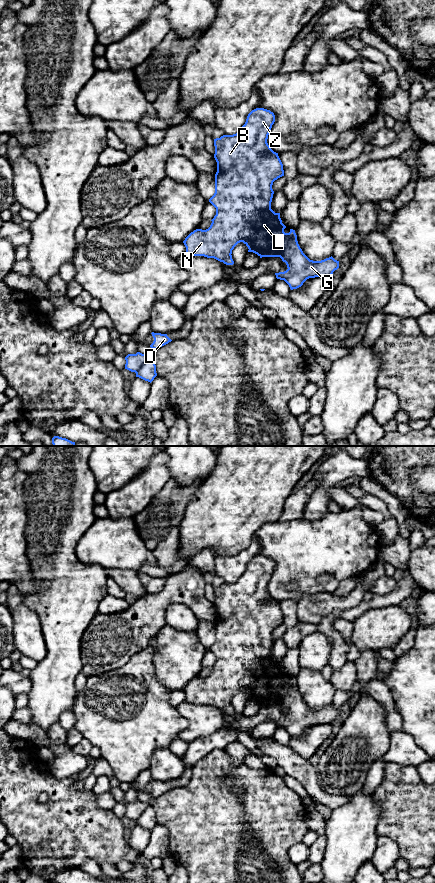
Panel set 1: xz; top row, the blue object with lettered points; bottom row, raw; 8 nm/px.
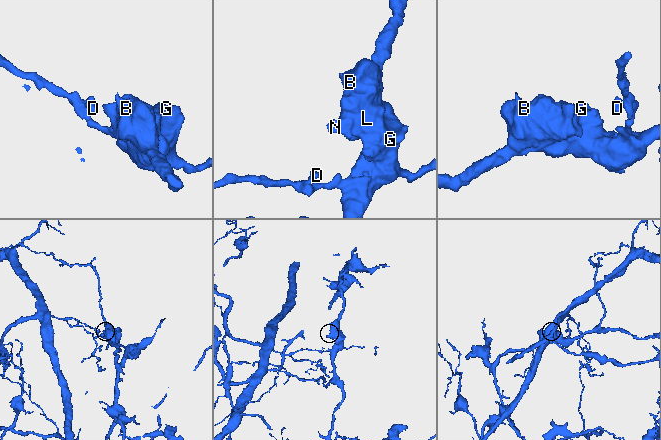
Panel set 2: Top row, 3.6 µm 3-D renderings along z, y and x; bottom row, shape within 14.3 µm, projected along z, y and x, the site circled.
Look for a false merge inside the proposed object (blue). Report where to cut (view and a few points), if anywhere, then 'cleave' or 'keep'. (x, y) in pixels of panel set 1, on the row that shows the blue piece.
cut in xz along (150, 357), (135, 372); cleave

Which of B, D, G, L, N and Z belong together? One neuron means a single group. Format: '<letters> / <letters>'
B G L N Z / D

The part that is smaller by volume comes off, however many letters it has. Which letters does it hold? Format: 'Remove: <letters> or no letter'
Remove: D

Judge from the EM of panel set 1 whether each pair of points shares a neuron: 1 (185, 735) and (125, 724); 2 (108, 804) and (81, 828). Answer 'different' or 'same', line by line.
1: different
2: different

